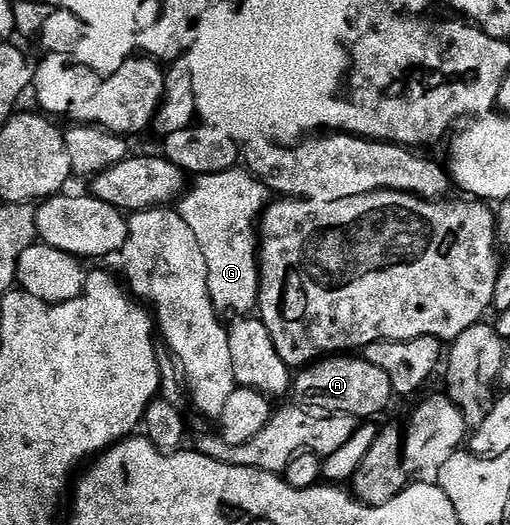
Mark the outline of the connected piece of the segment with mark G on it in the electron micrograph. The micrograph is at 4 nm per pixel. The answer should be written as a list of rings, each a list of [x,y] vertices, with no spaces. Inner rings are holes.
[[[237,165],[226,172],[197,176],[177,200],[178,215],[196,233],[208,261],[208,293],[219,312],[250,313],[258,306],[260,235],[256,228],[271,199],[271,191]]]

